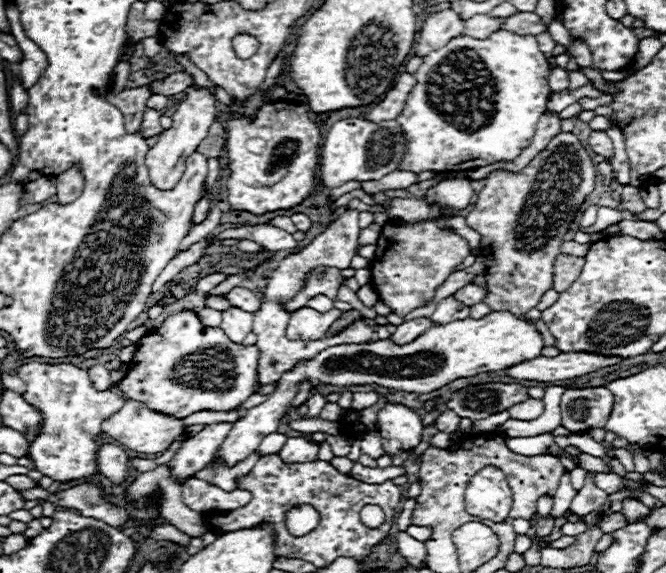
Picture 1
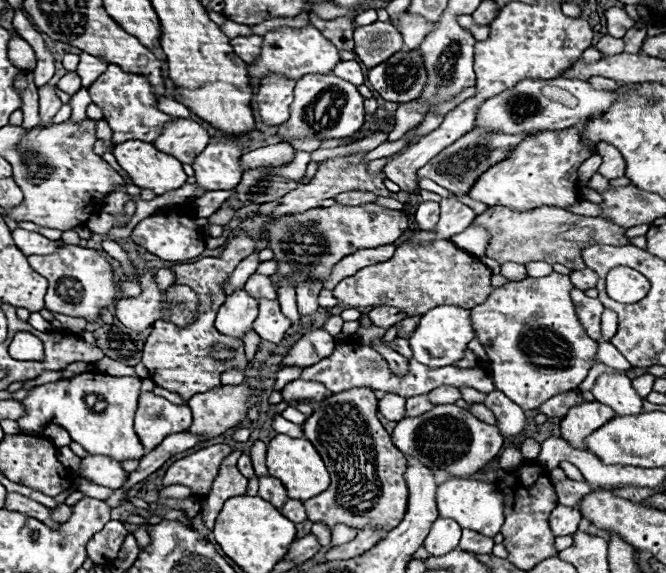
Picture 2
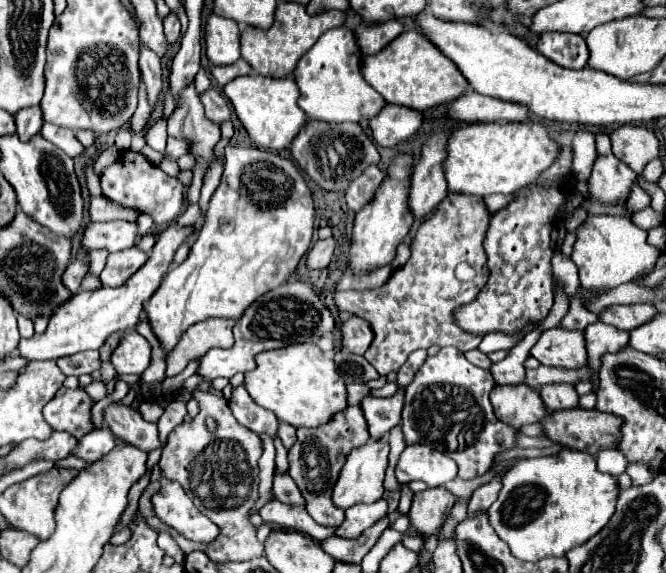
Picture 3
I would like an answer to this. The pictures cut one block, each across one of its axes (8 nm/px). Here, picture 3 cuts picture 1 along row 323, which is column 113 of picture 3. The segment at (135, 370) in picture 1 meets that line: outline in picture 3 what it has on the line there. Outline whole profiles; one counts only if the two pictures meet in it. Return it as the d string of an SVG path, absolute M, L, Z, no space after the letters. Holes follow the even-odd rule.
M122 150L118 160L114 162L114 166L110 166L102 178L102 192L108 200L118 202L122 206L134 208L138 212L148 212L154 218L154 224L158 226L166 226L172 220L176 220L182 210L184 210L184 184L176 178L170 178L166 172L162 172L160 168L154 168L142 154L138 152L130 152L130 150Z

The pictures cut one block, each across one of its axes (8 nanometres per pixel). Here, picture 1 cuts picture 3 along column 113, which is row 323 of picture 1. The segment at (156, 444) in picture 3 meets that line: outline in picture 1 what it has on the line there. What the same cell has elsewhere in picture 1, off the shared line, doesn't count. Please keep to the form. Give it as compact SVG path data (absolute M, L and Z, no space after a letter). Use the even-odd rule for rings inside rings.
M416 318L410 322L404 322L400 326L396 326L396 332L392 334L392 342L394 344L408 344L410 340L416 340L416 336L424 334L428 328L432 326L430 318Z

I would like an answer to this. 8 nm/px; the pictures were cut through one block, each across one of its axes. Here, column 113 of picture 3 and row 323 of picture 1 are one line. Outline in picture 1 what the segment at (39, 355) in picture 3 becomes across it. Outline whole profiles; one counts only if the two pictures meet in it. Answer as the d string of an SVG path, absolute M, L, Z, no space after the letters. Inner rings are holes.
M308 306L294 312L288 320L286 336L290 340L320 340L326 336L330 326L342 316L342 310L332 308L330 312L316 312Z

